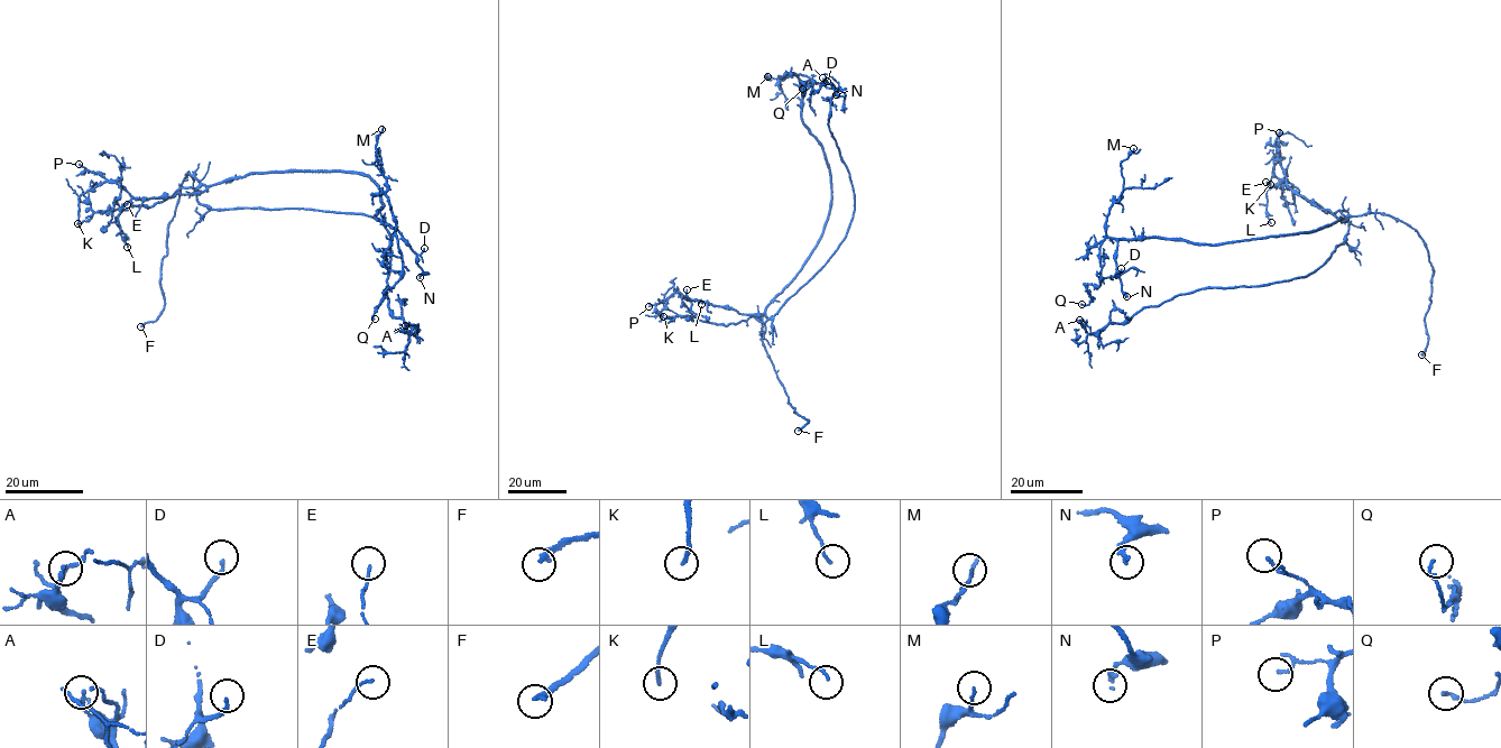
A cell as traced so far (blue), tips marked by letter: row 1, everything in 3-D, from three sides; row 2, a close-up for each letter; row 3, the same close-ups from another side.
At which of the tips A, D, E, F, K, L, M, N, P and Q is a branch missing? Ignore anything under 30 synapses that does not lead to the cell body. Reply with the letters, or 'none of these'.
F

